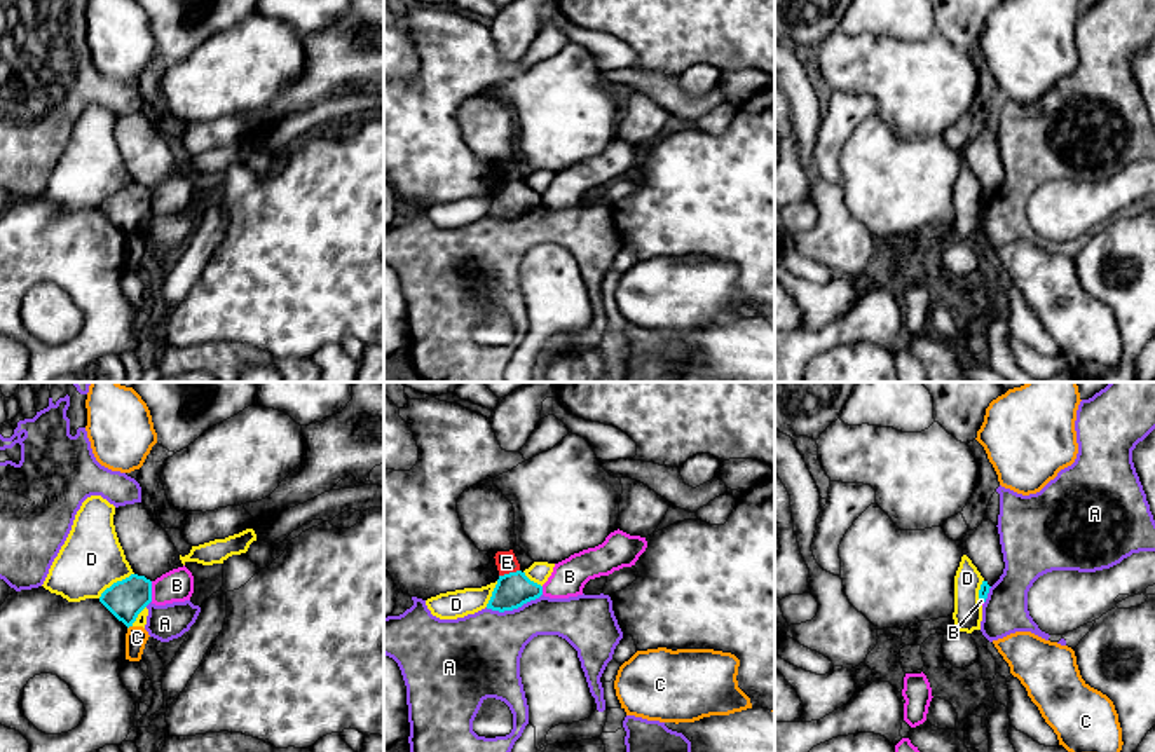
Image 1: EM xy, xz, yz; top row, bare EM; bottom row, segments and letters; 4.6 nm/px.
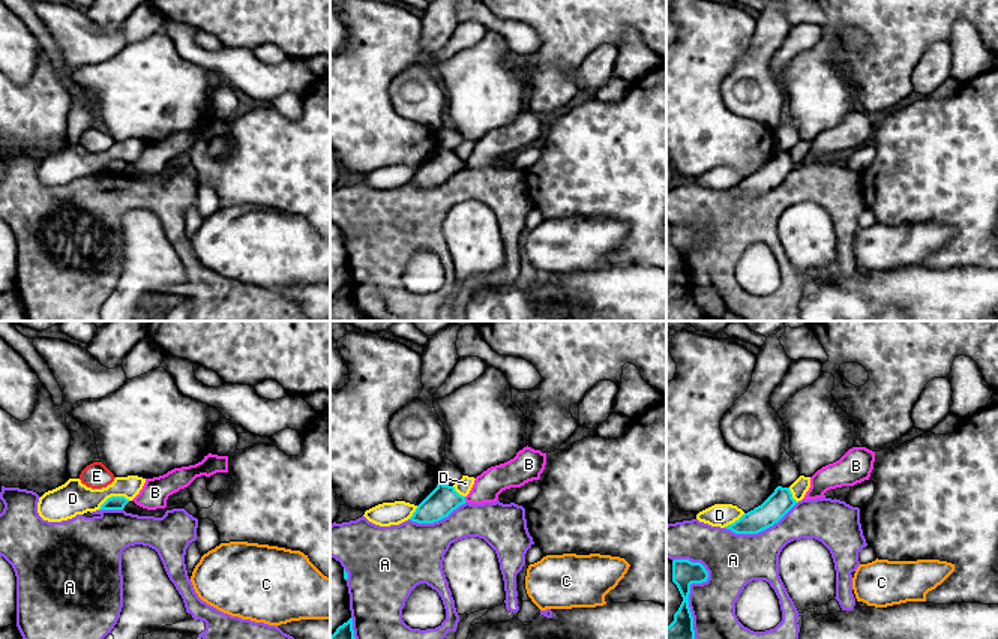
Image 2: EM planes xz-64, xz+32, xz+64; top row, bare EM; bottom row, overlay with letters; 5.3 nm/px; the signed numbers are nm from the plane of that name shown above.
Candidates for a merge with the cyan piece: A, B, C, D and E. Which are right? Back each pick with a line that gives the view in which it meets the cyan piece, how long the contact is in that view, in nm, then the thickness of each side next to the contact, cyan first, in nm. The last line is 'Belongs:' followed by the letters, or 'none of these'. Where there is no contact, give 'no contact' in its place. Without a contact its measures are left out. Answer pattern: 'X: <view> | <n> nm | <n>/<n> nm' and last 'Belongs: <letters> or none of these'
Belongs: none of these

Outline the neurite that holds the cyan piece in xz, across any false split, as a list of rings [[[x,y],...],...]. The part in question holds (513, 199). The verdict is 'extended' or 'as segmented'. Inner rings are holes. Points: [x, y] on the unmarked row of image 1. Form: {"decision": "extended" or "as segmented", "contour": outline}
{"decision": "as segmented", "contour": [[[516,180],[499,185],[487,218],[513,220],[543,204],[543,195],[530,190],[525,181]]]}

